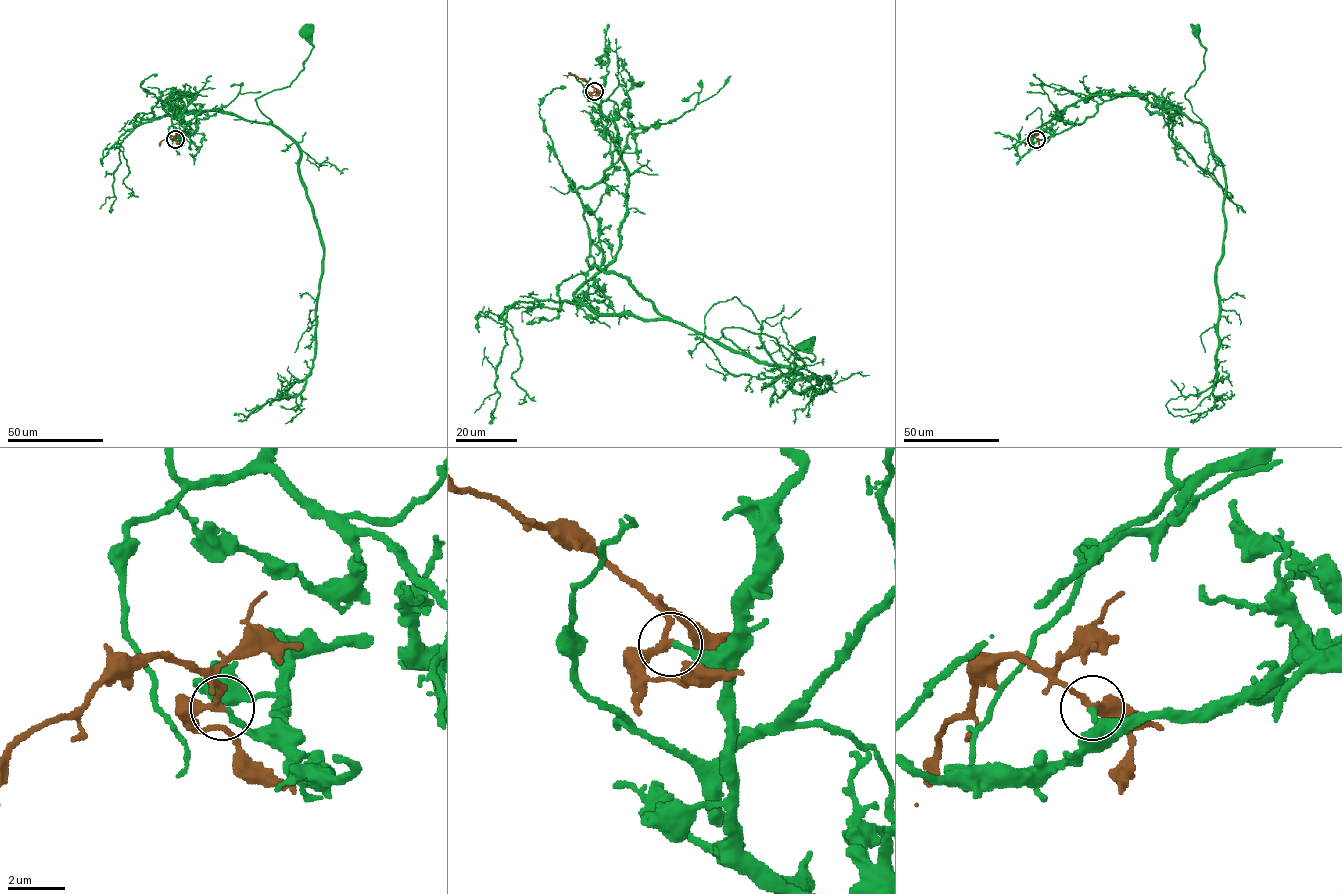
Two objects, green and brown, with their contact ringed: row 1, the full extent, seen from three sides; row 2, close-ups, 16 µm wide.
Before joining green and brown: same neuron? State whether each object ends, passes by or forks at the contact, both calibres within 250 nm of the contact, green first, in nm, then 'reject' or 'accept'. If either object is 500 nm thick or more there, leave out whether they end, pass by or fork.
green ends | brown passes by | 190/240 nm | accept

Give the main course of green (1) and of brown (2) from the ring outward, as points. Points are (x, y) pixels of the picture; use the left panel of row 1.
1: (175, 139), (190, 129), (171, 94), (186, 113), (271, 123), (255, 100), (296, 78), (307, 32)
2: (175, 139), (170, 135), (159, 146)

